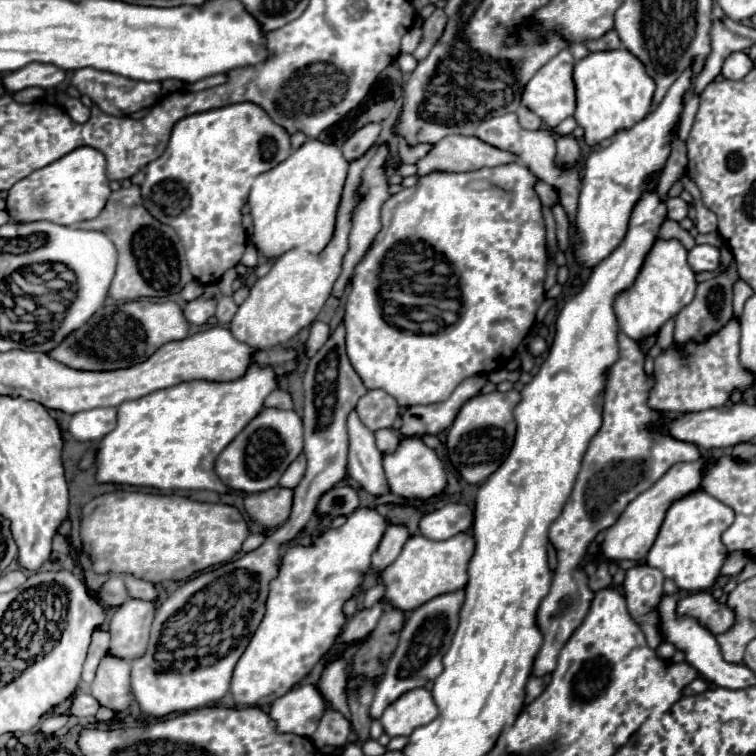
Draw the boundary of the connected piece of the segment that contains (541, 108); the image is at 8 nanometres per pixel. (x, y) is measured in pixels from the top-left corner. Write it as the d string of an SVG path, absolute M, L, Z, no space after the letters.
M570 50L558 52L552 60L548 60L526 84L524 94L522 94L522 104L536 112L546 126L556 128L564 118L574 114L576 106L576 96L574 96L574 82L572 82L572 68L574 68L574 58Z

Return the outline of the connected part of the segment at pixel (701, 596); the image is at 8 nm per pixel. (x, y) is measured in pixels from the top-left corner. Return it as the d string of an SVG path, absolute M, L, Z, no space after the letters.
M706 590L682 596L680 602L678 602L678 612L698 618L712 634L724 634L736 622L734 610L728 604L718 602Z

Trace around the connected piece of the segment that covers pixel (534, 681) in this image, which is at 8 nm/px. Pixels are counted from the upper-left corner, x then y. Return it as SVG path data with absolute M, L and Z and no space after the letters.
M532 676L532 678L528 680L528 686L526 686L526 700L524 700L524 706L530 704L530 702L534 702L534 700L544 692L544 688L546 688L548 682L550 682L550 676L544 676L544 678Z

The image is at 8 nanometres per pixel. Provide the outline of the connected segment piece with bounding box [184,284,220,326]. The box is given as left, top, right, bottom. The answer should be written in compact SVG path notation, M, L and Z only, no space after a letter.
M210 284L210 286L204 286L204 294L192 302L186 304L184 308L184 318L194 324L194 326L204 326L212 316L214 316L214 310L216 310L216 298L220 296L220 290L218 286Z

